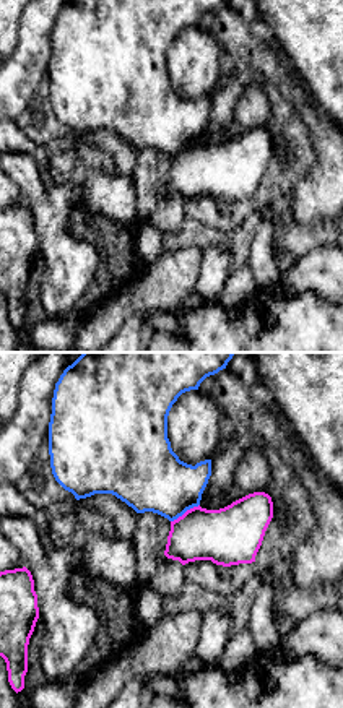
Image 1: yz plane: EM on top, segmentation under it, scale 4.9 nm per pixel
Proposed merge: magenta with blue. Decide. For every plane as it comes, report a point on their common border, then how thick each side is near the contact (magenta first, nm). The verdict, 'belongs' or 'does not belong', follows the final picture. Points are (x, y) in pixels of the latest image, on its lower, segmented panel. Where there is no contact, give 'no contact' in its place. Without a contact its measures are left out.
meets magenta at (186, 512); 280 nm thick on the magenta side, 340 nm on the other

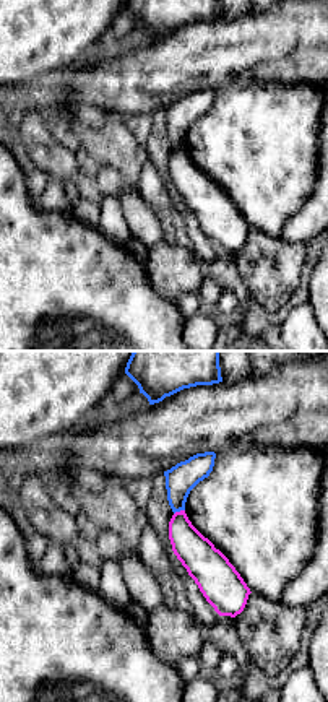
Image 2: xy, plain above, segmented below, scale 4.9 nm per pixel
meets magenta at (181, 511); 180 nm thick on the magenta side, 150 nm on the other

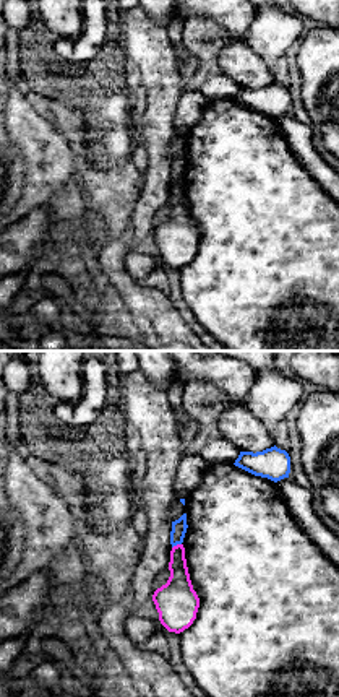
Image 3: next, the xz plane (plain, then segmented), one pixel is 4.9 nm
meets magenta at (177, 545); 170 nm thick on the magenta side, 80 nm on the other

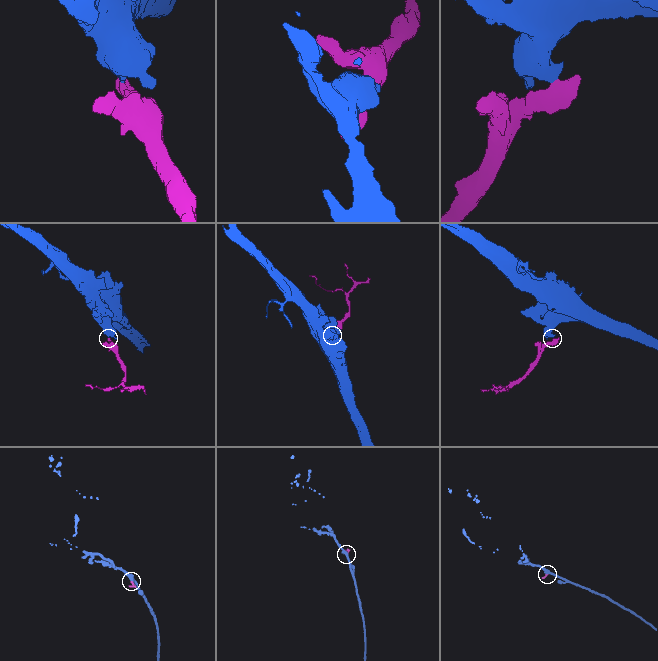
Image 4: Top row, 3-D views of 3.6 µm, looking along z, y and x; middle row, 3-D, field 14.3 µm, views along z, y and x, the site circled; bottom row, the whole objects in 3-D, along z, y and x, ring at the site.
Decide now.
does not belong

